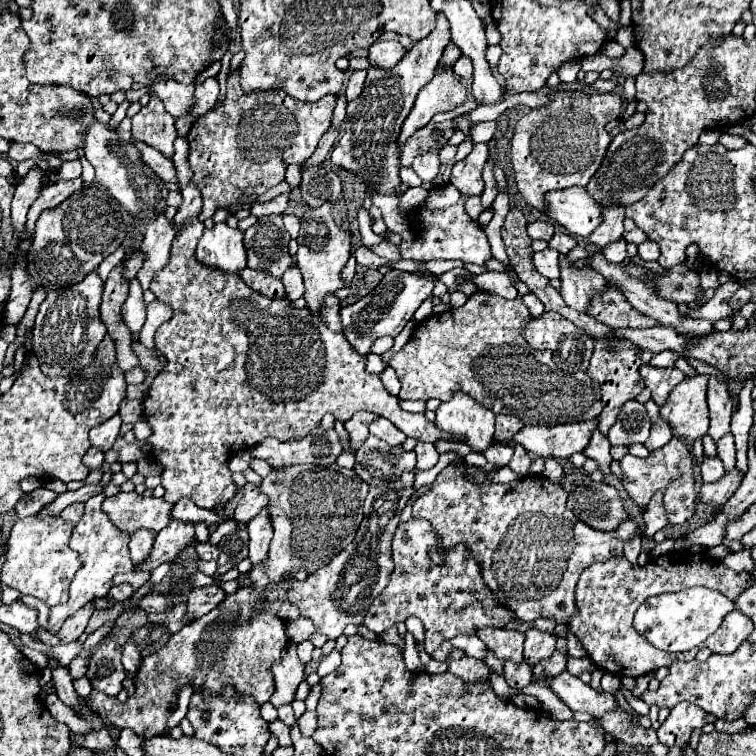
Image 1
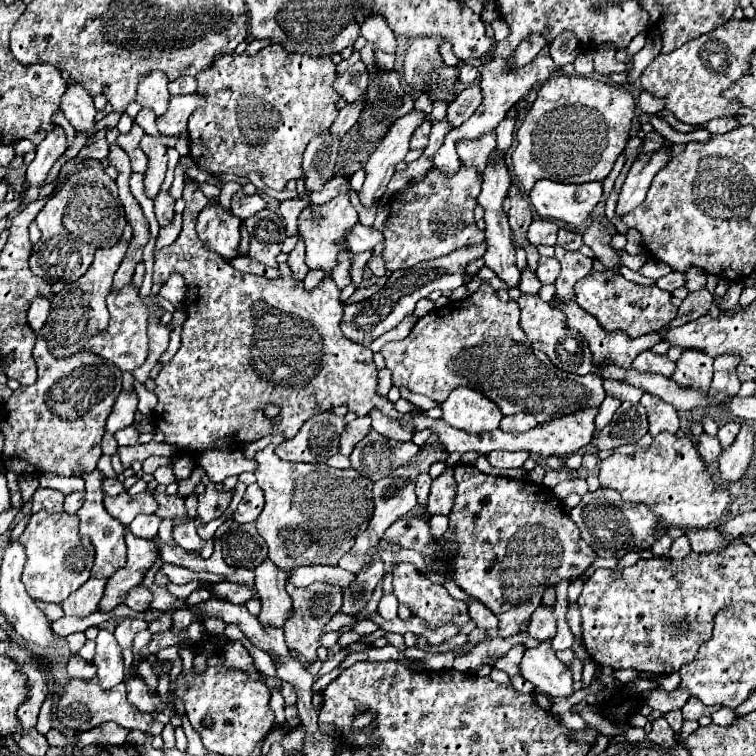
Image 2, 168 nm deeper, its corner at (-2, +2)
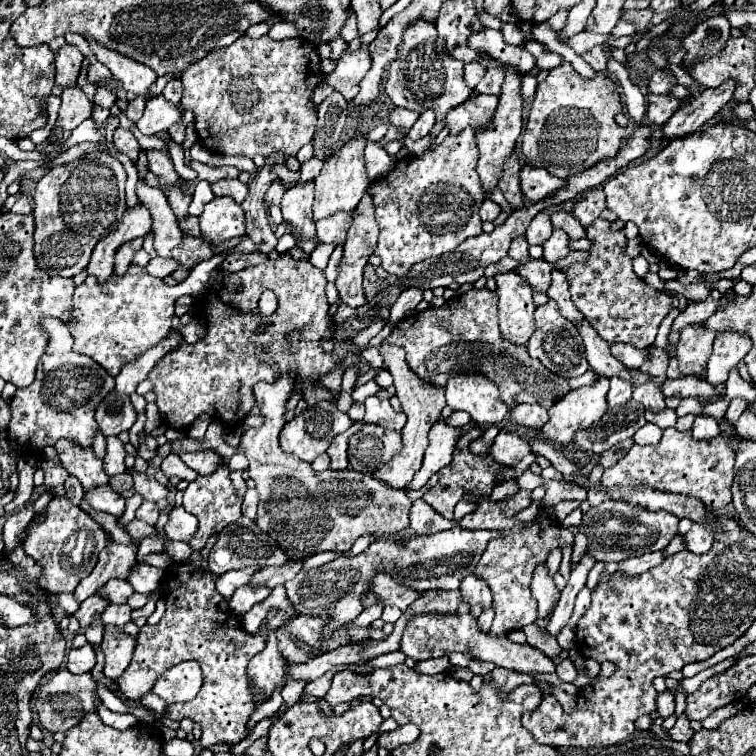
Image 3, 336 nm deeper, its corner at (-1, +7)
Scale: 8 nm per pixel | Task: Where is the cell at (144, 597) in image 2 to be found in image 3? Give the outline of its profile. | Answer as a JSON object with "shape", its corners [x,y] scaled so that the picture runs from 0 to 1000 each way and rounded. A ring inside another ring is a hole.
{"shape":[[[161,766],[143,769],[140,776],[132,782],[135,790],[140,790],[143,795],[148,795],[148,798],[153,798],[153,800],[164,800],[175,784],[177,784],[175,774],[172,774],[169,769],[161,769]]]}

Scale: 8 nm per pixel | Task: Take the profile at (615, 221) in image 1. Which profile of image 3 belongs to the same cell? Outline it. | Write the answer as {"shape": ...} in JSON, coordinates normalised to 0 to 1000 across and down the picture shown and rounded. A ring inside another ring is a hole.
{"shape":[[[960,107],[960,112],[952,112],[947,118],[934,118],[926,128],[915,128],[913,136],[902,144],[897,144],[878,165],[878,184],[876,194],[881,194],[889,184],[907,181],[918,173],[923,173],[934,160],[944,155],[950,144],[955,144],[971,123],[971,107]]]}

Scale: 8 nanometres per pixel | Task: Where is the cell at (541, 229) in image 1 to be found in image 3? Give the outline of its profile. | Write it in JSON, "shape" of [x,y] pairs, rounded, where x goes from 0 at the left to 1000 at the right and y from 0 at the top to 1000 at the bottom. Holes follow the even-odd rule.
{"shape":[[[714,279],[714,282],[704,290],[704,295],[698,298],[698,303],[696,303],[696,319],[698,319],[701,324],[720,324],[722,316],[728,313],[728,308],[730,308],[728,284],[720,282],[720,279]]]}

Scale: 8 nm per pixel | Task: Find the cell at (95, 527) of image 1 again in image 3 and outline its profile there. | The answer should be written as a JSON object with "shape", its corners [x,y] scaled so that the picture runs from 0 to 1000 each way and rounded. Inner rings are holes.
{"shape":[[[90,581],[77,583],[77,589],[71,589],[71,594],[77,597],[79,610],[87,618],[87,623],[93,628],[103,631],[111,649],[143,642],[143,628],[135,618],[135,610],[124,604],[122,594],[108,594],[106,589],[98,589]]]}

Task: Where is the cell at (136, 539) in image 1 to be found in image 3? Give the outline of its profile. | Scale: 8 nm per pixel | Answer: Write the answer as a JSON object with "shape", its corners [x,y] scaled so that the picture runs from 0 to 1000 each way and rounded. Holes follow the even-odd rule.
{"shape":[[[190,663],[190,665],[180,673],[180,687],[193,689],[196,694],[206,694],[209,681],[212,681],[212,676],[209,676],[206,665],[201,665],[201,663]]]}

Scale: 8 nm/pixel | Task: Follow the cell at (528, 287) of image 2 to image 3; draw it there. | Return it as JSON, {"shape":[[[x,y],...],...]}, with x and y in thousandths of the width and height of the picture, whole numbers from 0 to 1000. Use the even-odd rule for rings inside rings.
{"shape":[[[683,313],[683,316],[677,319],[677,324],[675,324],[675,335],[672,335],[672,337],[675,337],[677,343],[683,343],[688,353],[690,353],[690,351],[696,351],[696,345],[701,343],[696,316],[693,316],[693,313]]]}

